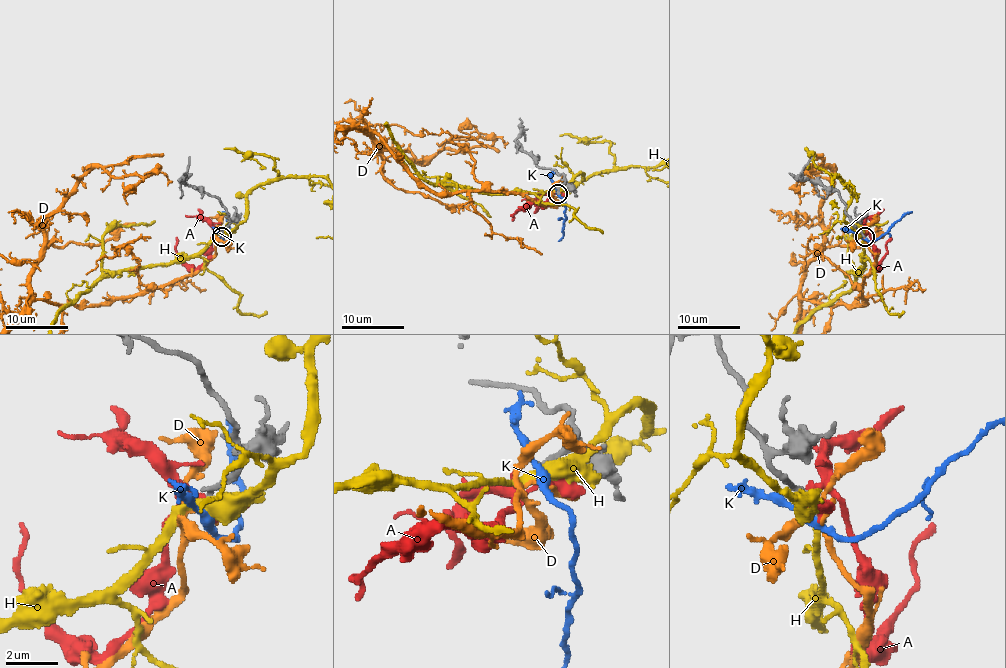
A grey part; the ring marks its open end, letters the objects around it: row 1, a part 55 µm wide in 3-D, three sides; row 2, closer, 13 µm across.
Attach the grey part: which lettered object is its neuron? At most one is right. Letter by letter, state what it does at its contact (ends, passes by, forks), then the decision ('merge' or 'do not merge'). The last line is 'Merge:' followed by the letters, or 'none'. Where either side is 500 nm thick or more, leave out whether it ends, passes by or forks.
A: it passes by; do not merge
D: it forks; do not merge
H: do not merge
K: it passes by; do not merge
Merge: none

